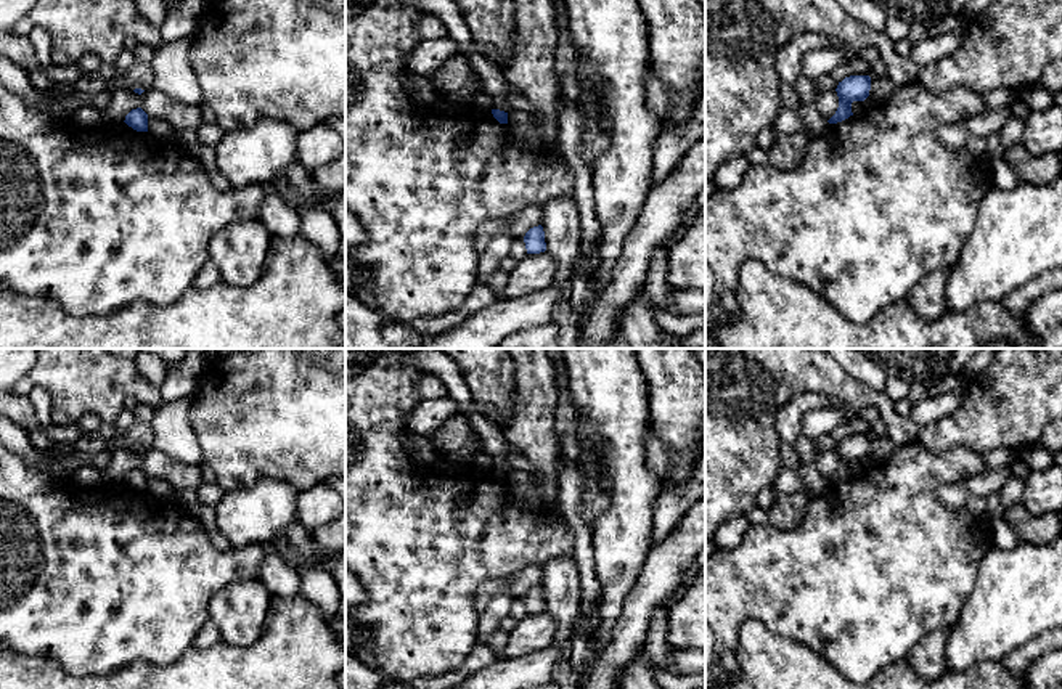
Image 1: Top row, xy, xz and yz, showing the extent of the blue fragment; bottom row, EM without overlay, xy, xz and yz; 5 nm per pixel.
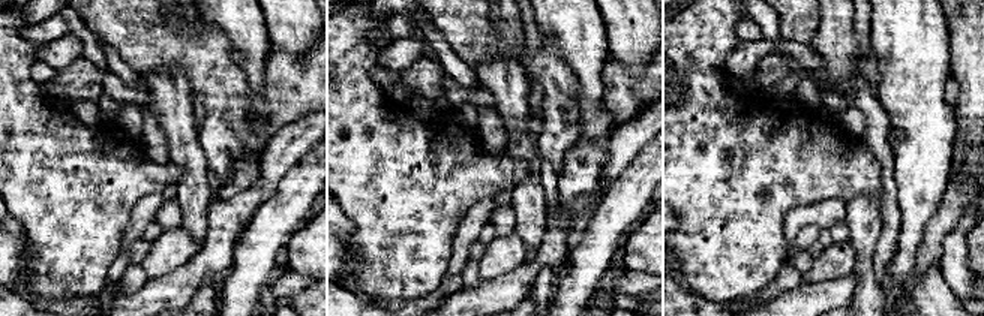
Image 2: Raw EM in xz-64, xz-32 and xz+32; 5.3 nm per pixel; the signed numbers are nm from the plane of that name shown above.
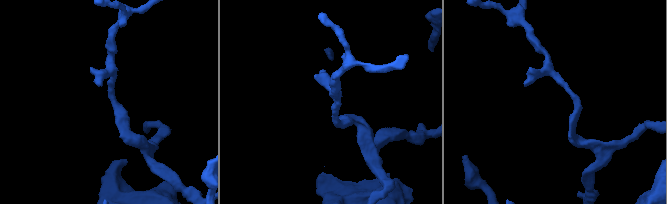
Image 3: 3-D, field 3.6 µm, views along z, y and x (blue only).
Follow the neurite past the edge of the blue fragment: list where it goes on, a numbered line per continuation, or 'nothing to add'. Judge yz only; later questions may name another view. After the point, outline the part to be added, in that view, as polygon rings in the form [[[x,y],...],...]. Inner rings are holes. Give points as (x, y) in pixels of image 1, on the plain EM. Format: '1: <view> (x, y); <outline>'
nothing to add

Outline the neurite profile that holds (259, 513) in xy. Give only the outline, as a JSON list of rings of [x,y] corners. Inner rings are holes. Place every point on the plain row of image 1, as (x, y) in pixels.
[[[259,479],[254,485],[228,490],[215,508],[215,525],[231,548],[273,543],[296,516],[299,491],[278,479]]]

